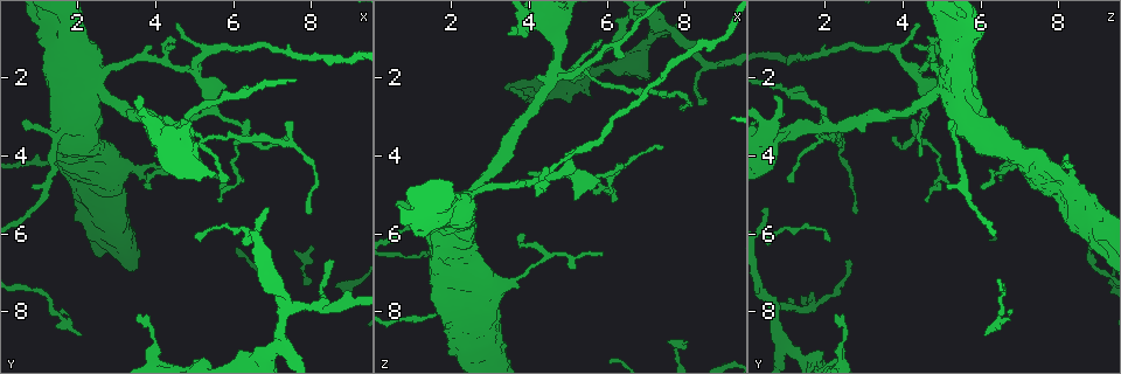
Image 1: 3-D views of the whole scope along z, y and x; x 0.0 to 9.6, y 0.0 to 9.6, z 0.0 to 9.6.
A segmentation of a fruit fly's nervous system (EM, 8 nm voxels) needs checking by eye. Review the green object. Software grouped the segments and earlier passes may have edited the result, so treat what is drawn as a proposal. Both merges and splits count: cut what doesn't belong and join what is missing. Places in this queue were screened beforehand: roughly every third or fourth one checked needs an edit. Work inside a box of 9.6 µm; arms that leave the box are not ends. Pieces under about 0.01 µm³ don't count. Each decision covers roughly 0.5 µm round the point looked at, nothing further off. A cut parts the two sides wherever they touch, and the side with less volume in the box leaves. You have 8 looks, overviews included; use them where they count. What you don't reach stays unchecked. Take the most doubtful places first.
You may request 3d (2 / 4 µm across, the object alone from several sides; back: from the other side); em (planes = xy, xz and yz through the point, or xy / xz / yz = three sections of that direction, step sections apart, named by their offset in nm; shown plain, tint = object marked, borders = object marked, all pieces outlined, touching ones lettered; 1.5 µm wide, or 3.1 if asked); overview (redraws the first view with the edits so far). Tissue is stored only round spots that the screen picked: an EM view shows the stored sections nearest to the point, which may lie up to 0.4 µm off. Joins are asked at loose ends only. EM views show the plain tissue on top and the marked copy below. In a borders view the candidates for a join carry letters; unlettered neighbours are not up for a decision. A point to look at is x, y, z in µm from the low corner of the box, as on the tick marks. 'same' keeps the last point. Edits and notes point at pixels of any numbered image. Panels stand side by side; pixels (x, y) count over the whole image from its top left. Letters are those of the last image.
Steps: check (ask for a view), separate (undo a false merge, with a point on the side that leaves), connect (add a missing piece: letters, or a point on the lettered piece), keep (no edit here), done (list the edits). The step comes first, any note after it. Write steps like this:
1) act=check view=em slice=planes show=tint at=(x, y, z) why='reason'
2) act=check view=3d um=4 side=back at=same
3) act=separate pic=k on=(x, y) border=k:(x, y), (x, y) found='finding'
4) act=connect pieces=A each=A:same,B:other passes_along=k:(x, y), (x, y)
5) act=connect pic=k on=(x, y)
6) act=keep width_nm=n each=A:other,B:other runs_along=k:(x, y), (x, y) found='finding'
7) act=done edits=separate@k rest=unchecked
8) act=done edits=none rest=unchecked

act=check view=em slice=yz step=4 show=tint at=(4.00, 3.35, 0.60) why='sharp bend'

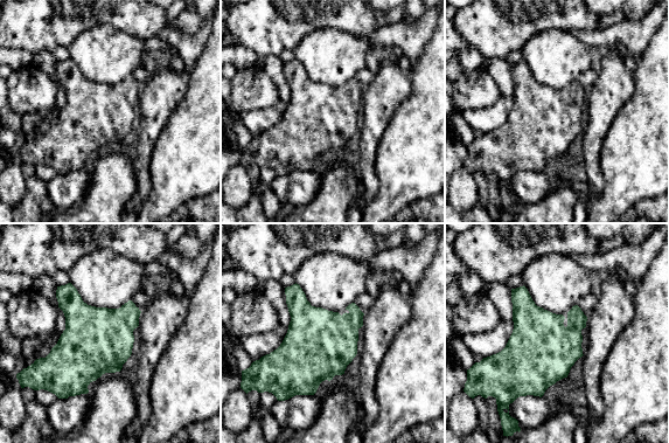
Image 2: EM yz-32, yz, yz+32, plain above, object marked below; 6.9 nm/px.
act=check view=em slice=planes show=tint at=same why='cut it another way'

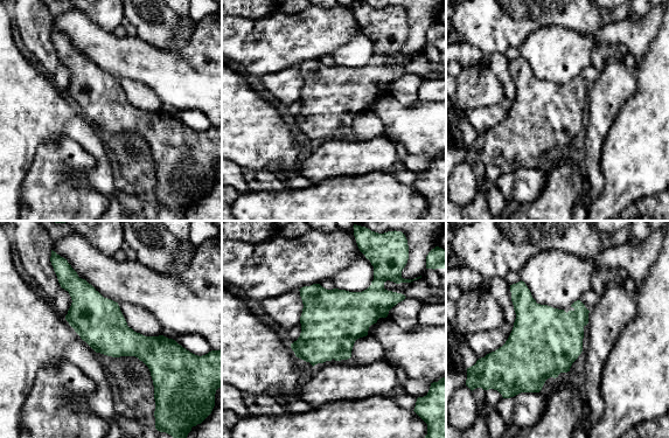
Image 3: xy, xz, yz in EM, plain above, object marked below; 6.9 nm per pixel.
act=check view=em slice=planes show=borders at=same why='see the neighbours'

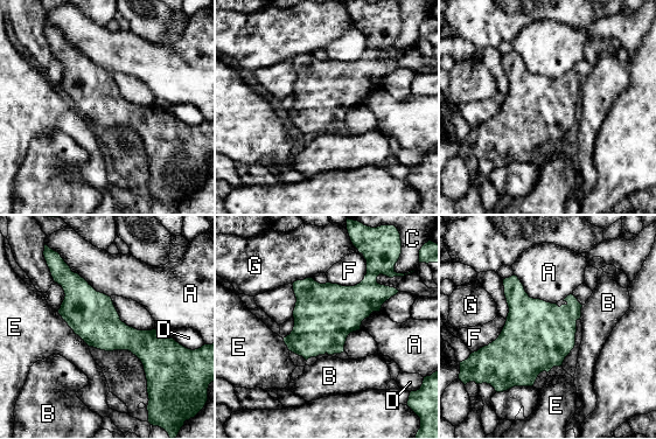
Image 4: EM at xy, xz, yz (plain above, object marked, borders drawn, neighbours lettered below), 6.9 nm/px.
act=keep width_nm=320 each=A:other,B:other,C:other,D:other,E:other,F:other,G:other found='one neuron here'

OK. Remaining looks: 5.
act=check view=em slice=yz step=8 show=borders at=(4.40, 1.00, 4.90) why='an open end'

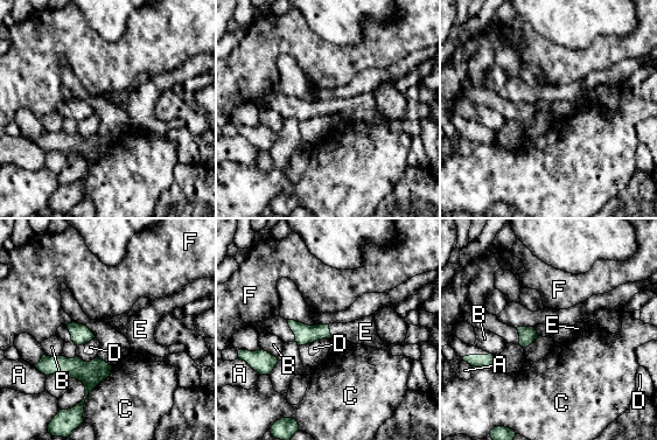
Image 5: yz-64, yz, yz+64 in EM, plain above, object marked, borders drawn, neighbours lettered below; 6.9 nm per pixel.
act=check view=em slice=planes show=borders at=same

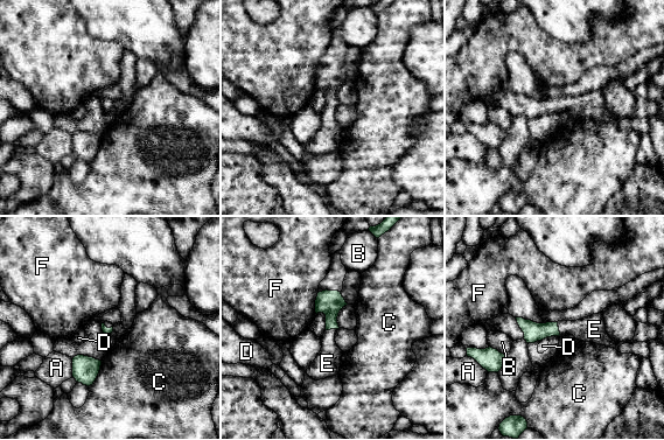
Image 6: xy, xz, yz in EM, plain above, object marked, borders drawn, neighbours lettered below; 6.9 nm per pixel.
act=connect pieces=E each=A:other,B:other,C:other,D:other,E:same,F:other found='it goes on there'

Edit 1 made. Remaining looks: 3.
act=done edits=connect@6 rest=unchecked

